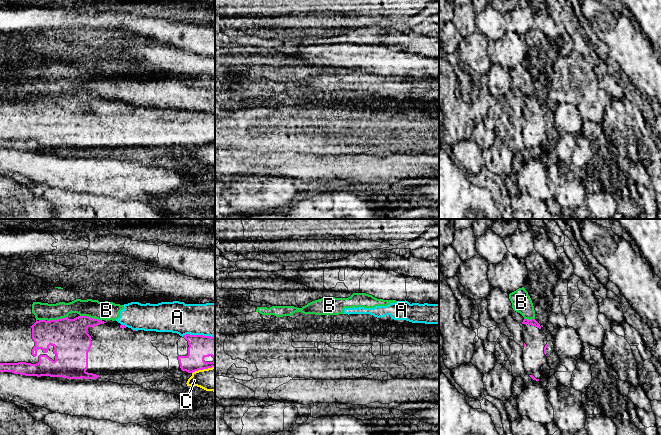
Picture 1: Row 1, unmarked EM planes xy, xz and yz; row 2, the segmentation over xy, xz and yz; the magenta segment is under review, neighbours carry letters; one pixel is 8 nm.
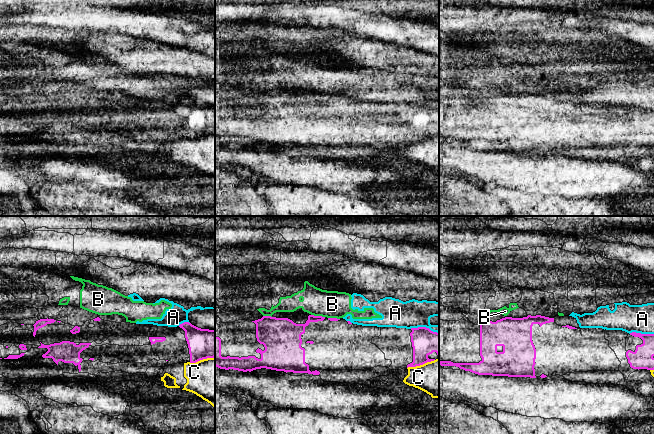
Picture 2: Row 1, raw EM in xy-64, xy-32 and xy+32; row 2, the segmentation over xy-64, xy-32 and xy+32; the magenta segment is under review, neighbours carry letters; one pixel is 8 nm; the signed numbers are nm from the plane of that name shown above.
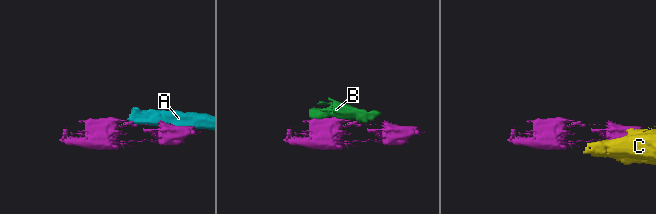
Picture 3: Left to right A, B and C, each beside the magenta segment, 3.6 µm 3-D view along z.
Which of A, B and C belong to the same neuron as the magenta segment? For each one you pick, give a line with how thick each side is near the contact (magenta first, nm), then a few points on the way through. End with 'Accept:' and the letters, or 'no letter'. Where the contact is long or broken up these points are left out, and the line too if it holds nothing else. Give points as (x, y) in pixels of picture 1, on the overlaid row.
Accept: no letter

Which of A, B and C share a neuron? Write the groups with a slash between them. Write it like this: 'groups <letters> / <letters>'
groups A B / C

